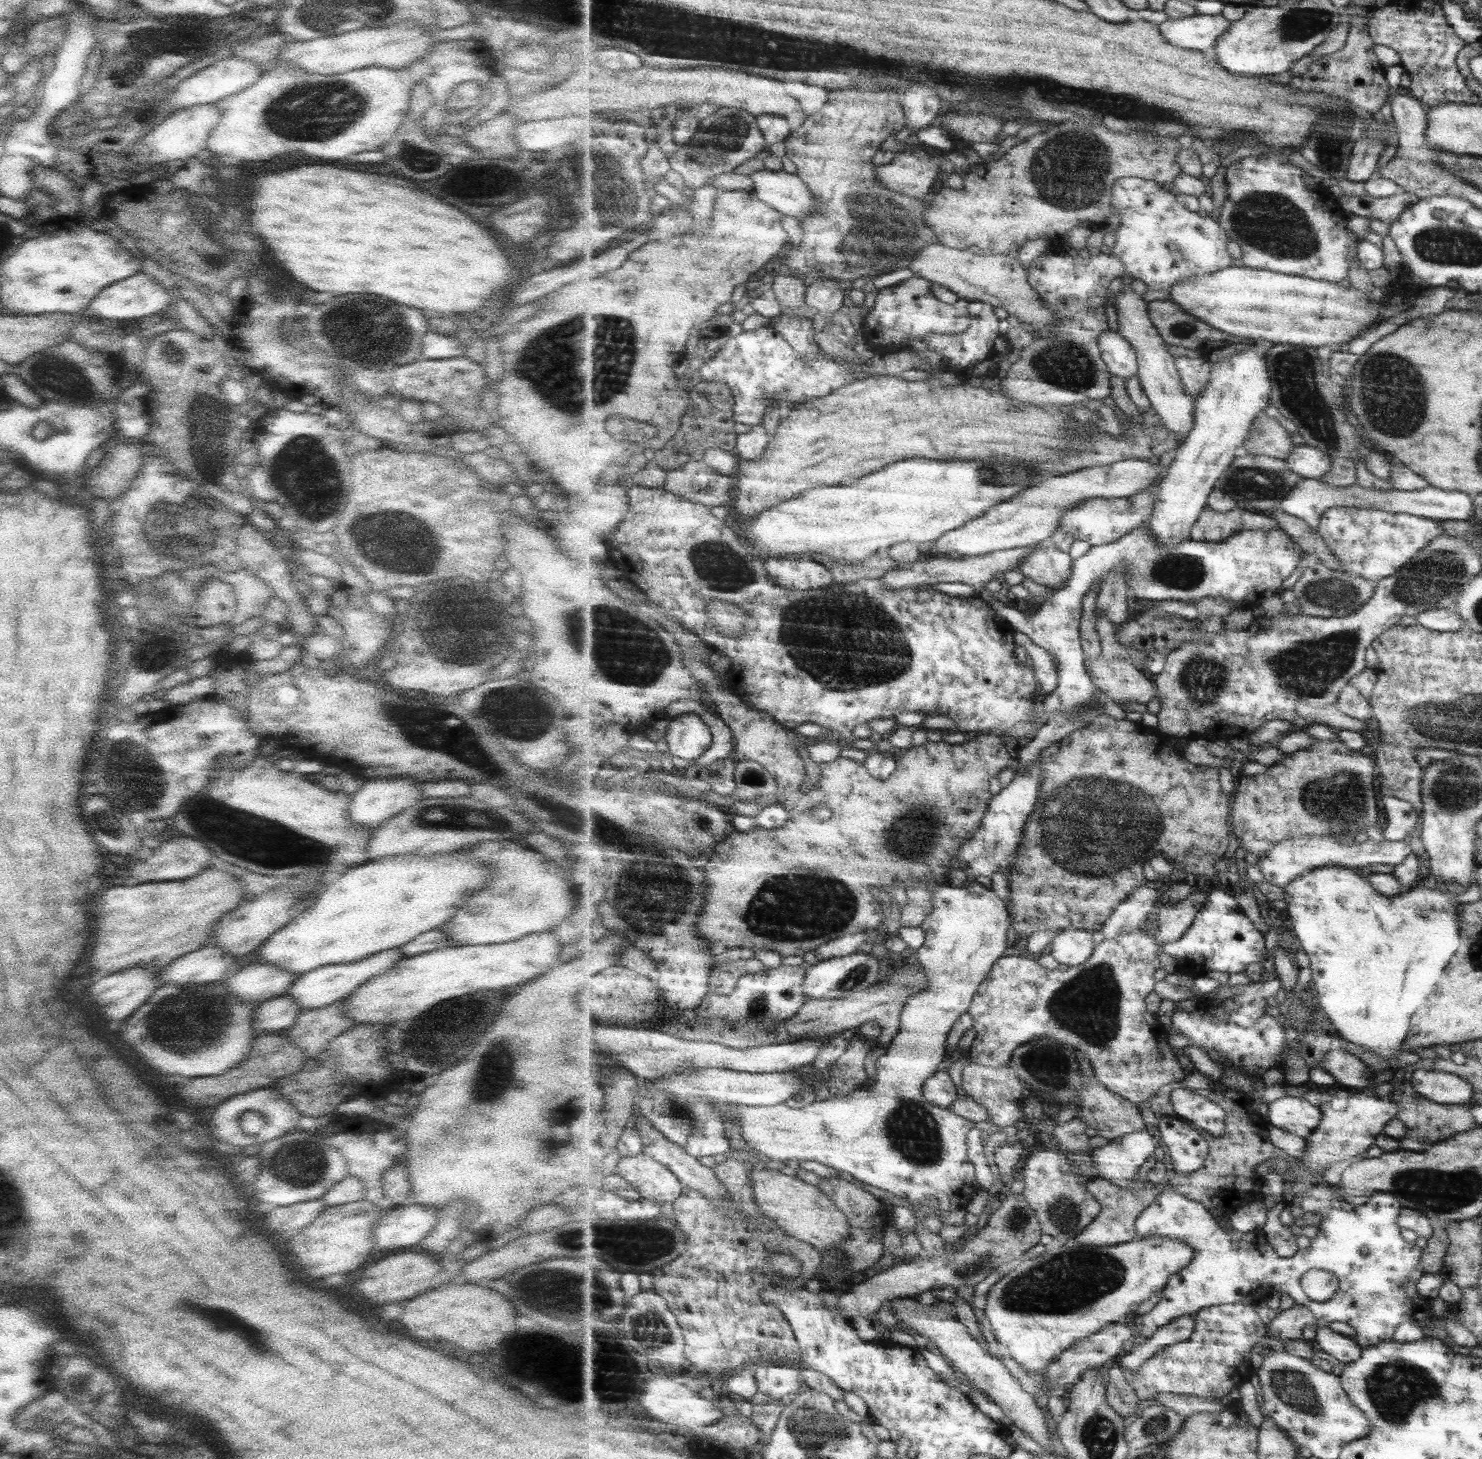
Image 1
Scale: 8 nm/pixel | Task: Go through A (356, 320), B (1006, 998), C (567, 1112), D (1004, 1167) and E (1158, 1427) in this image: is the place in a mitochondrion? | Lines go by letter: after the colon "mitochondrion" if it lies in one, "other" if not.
A: mitochondrion
B: other
C: other
D: other
E: mitochondrion

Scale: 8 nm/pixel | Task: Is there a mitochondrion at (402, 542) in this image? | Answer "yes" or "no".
yes

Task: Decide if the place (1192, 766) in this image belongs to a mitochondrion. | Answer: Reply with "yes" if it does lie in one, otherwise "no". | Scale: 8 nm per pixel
no

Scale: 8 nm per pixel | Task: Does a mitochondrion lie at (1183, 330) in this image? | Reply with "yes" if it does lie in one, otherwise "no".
yes

